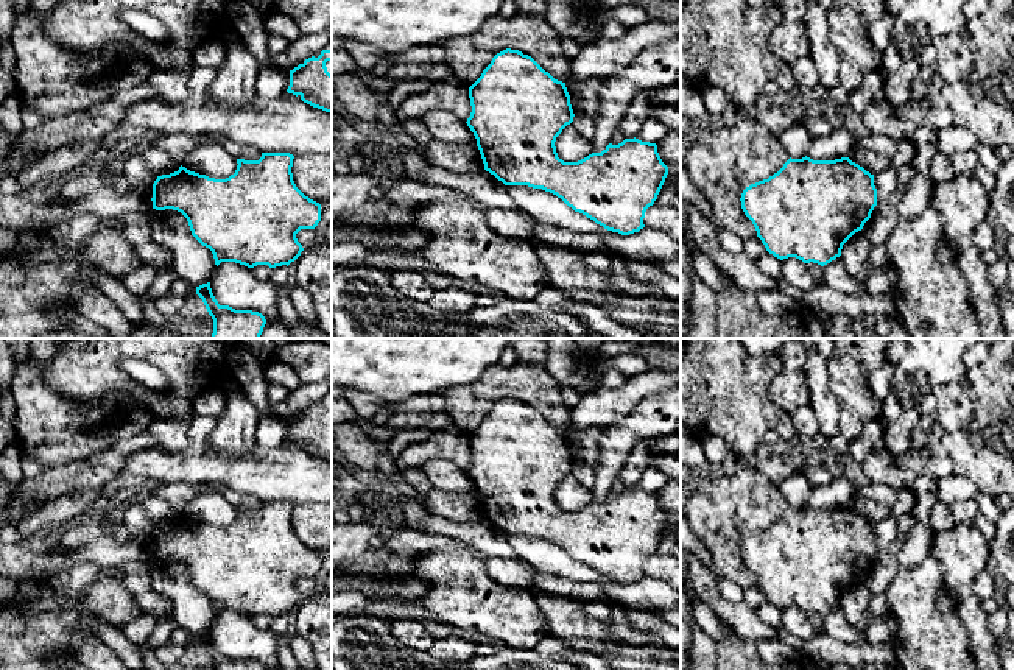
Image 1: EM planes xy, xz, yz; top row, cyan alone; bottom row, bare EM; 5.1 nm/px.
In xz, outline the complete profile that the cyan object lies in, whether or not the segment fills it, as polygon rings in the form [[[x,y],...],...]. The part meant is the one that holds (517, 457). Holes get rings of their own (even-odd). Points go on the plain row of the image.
[[[506,397],[497,402],[481,425],[469,436],[472,461],[467,475],[477,488],[484,519],[505,534],[528,534],[542,538],[561,547],[575,561],[586,564],[607,580],[629,584],[645,577],[643,567],[668,524],[657,494],[639,488],[625,488],[618,494],[609,492],[601,502],[592,502],[578,511],[564,511],[556,502],[556,486],[573,471],[573,458],[565,432],[555,428],[531,405]]]

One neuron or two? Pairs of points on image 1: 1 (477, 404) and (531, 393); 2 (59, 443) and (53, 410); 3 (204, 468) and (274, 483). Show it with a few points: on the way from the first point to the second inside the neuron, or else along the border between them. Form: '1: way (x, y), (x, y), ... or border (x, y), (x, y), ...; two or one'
1: way (491, 390), (517, 388); one
2: way (59, 435), (53, 429), (53, 418); one
3: way (221, 469), (257, 472); one

